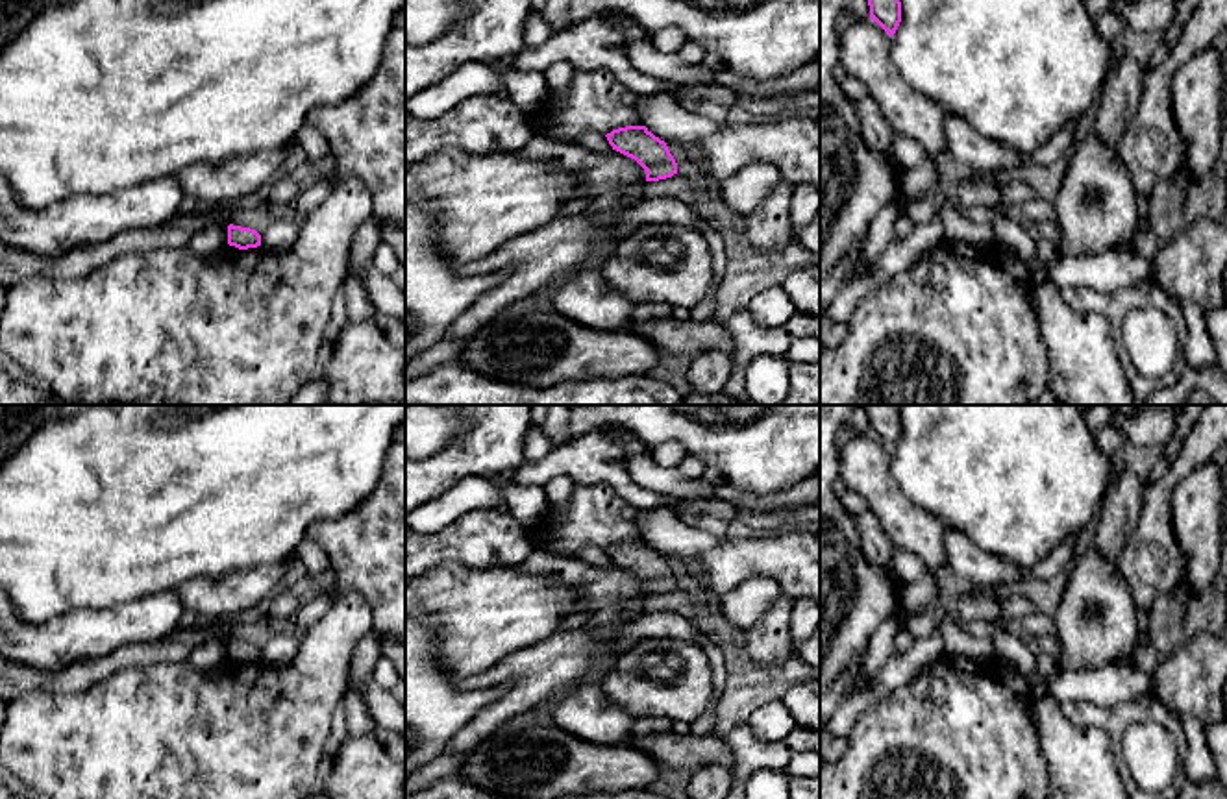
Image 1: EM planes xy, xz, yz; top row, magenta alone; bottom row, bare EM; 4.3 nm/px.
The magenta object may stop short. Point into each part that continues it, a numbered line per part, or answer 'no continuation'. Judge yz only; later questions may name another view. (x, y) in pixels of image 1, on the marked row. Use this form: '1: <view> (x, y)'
no continuation

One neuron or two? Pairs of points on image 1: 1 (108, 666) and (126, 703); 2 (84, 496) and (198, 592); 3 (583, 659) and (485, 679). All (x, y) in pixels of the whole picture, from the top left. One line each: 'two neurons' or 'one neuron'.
1: two neurons
2: two neurons
3: one neuron

